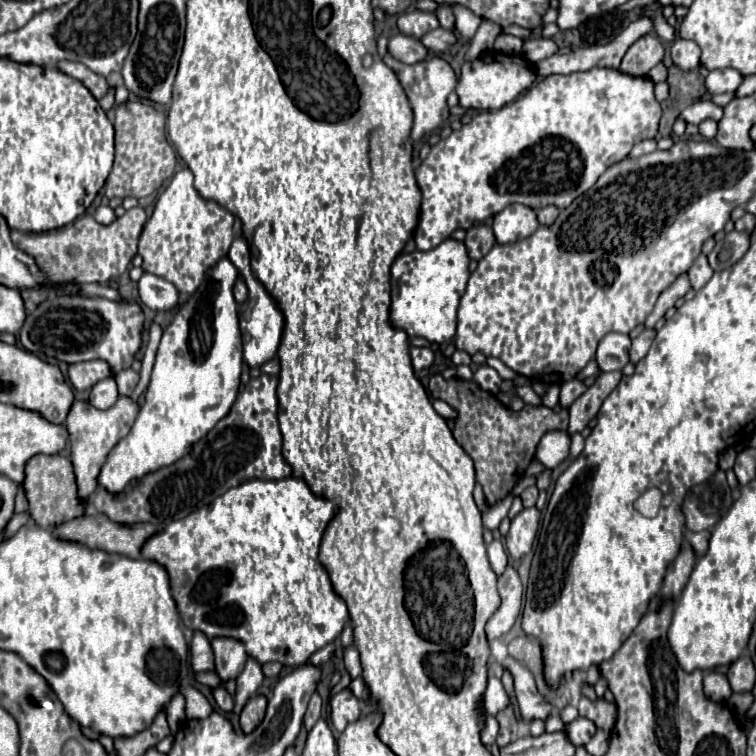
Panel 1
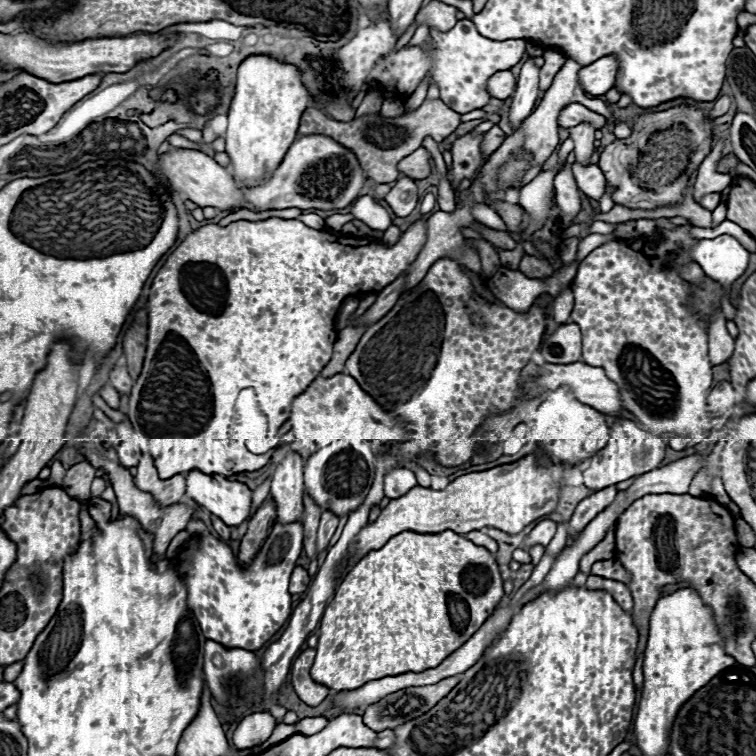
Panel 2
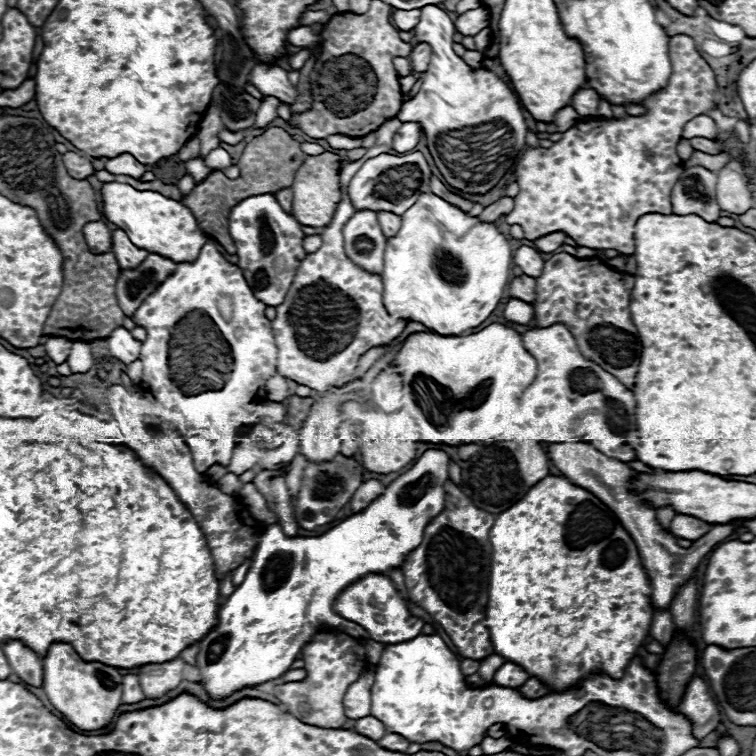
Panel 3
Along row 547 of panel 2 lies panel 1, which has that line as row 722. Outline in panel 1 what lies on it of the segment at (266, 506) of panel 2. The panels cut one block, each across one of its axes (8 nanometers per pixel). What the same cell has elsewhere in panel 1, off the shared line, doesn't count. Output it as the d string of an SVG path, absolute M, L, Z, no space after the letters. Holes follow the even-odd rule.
M252 696L240 714L242 732L248 734L256 730L260 720L264 720L264 712L266 712L266 696Z

